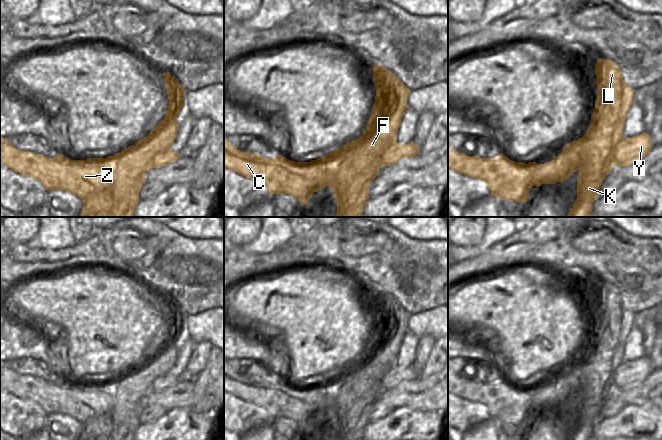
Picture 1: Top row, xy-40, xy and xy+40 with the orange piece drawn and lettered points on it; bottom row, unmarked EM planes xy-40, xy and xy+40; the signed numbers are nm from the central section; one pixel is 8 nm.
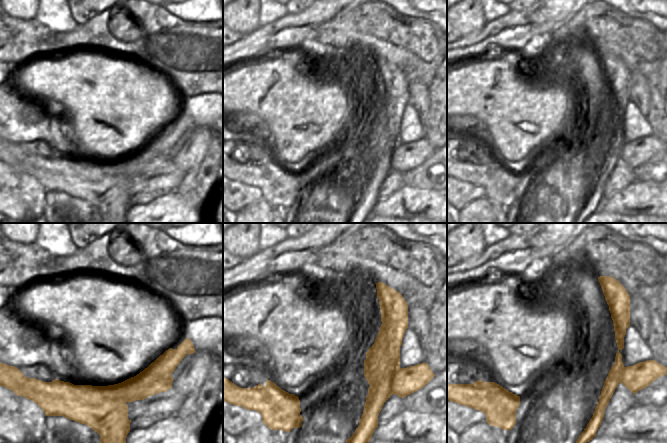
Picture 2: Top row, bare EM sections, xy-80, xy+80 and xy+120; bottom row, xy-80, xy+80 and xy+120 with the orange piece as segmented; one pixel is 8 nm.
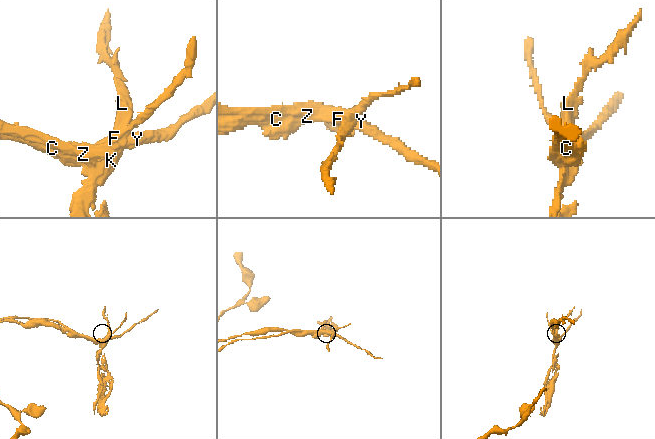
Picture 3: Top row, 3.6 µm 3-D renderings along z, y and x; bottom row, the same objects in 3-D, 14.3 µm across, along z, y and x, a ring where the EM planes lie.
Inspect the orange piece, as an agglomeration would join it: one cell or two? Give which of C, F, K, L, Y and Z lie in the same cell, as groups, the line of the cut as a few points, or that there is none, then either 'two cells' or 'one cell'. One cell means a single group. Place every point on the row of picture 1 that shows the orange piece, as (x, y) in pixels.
groups C F K L Z / Y; cut xy (396, 141), (381, 157), (380, 165); two cells

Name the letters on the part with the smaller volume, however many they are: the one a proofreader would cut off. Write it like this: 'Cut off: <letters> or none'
Cut off: Y

